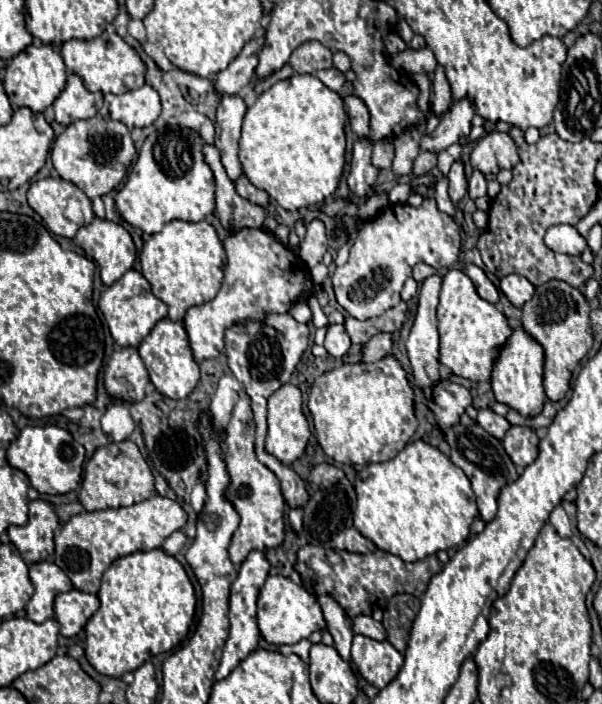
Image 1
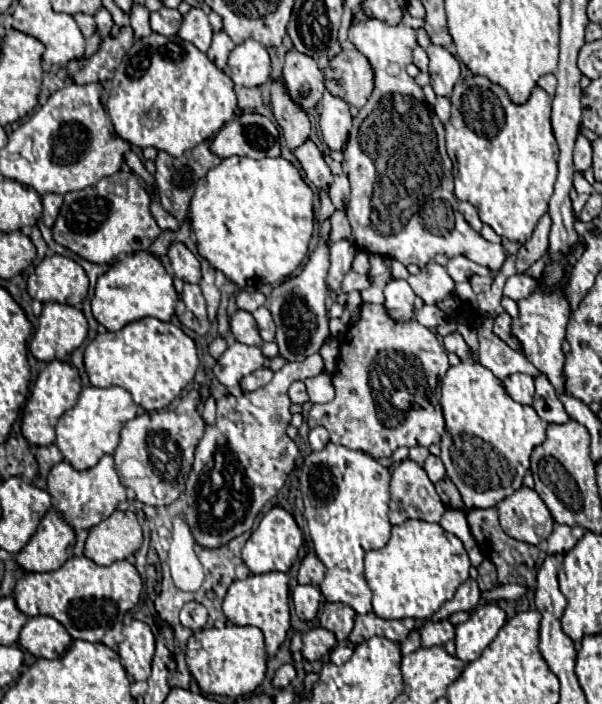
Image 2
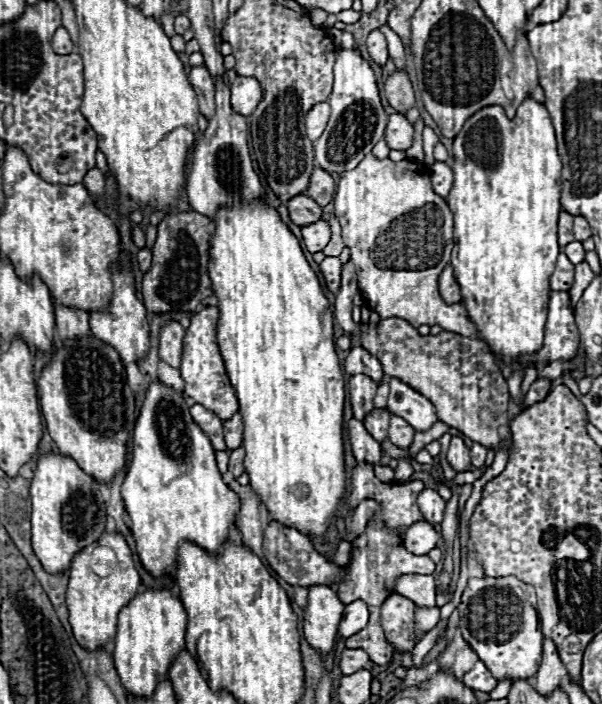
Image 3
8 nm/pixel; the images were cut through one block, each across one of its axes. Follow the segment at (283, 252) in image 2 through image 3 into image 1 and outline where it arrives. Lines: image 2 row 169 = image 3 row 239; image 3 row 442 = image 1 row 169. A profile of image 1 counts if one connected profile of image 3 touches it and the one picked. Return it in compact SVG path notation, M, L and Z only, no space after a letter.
M292 74L290 78L276 82L272 88L268 88L266 92L262 92L262 94L256 98L254 106L250 106L248 112L246 112L246 116L244 116L244 124L242 124L240 137L240 154L238 154L238 156L240 156L242 170L244 170L246 178L248 178L256 188L266 190L266 192L270 194L270 198L274 198L284 210L294 212L294 210L300 210L300 208L304 208L304 206L322 204L322 202L324 202L328 196L332 196L334 190L338 188L340 176L342 176L344 170L346 154L346 134L344 128L347 120L348 116L344 109L342 98L340 98L336 92L332 92L328 86L324 86L316 76L312 76L312 74Z

